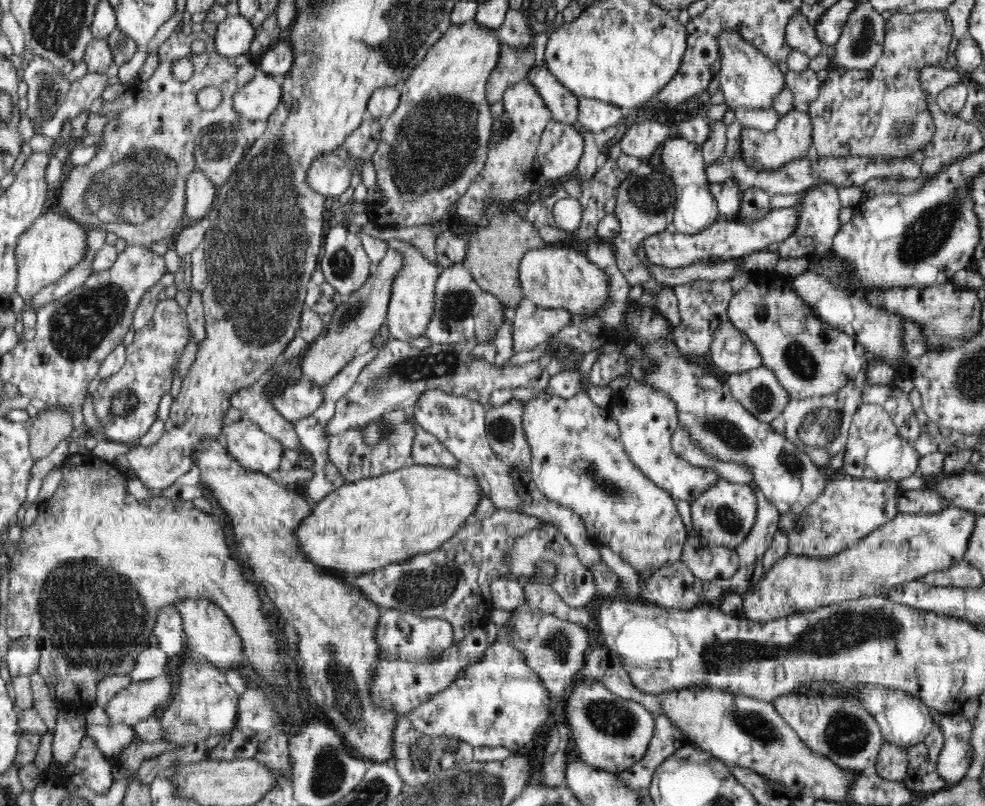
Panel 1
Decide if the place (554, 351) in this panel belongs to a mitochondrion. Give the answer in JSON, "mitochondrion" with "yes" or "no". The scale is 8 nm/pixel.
{"mitochondrion":"no"}

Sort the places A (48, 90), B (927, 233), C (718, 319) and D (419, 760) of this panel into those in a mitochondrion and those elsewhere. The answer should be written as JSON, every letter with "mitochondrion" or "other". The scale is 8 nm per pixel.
{"A":"mitochondrion","B":"mitochondrion","C":"other","D":"mitochondrion"}

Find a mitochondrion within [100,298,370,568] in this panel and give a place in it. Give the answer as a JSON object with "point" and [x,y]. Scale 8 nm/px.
{"point":[123,402]}

